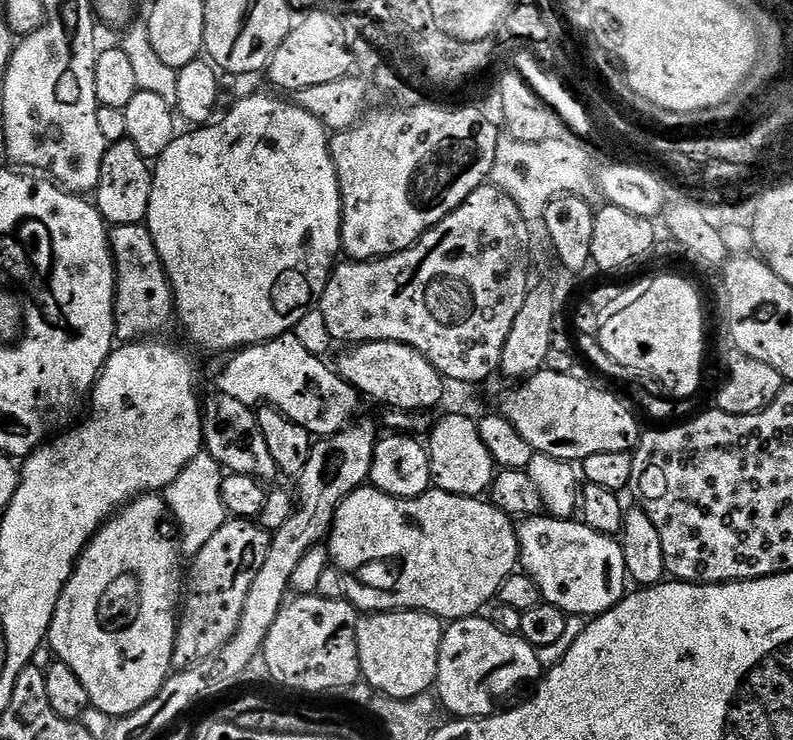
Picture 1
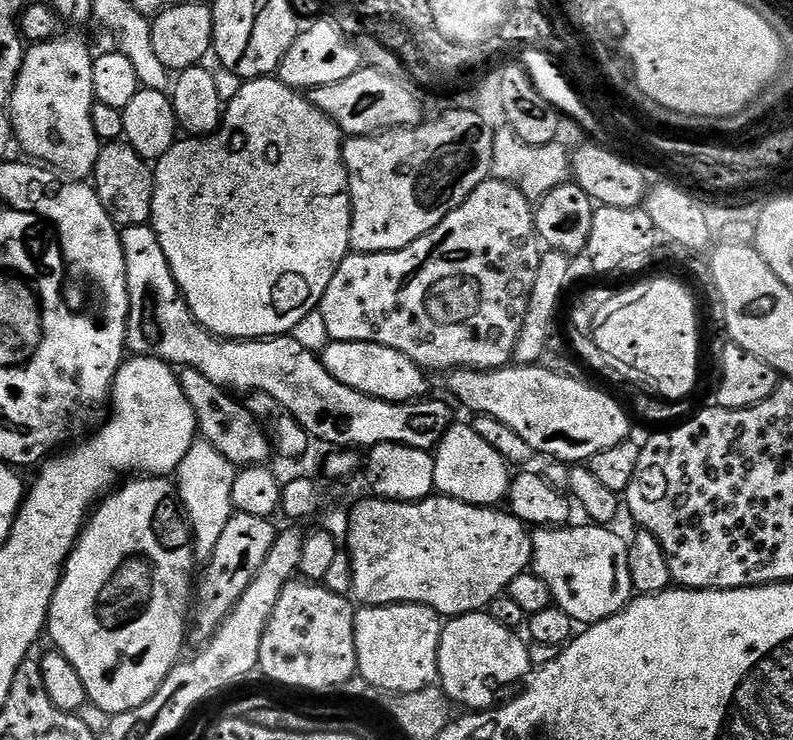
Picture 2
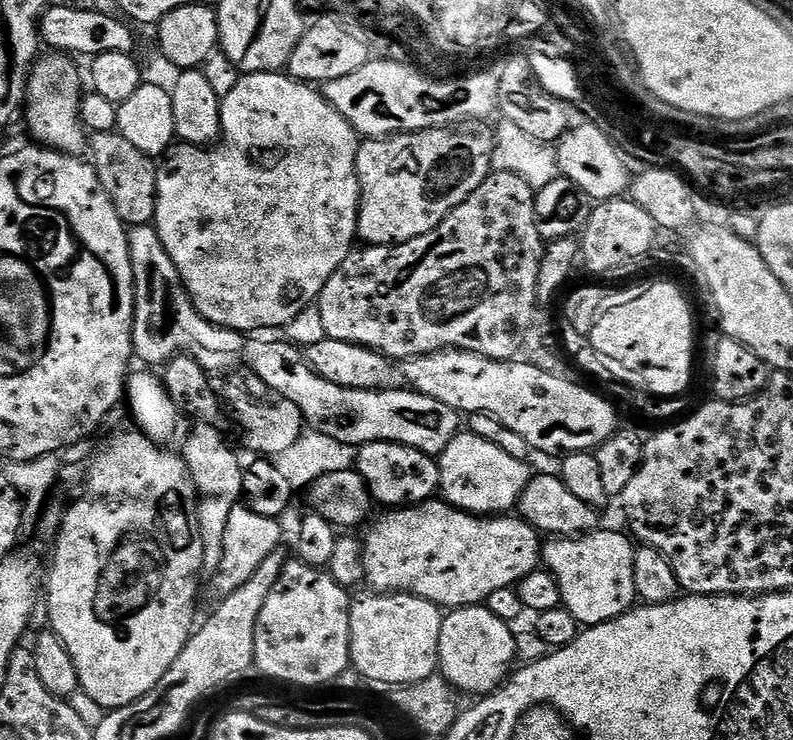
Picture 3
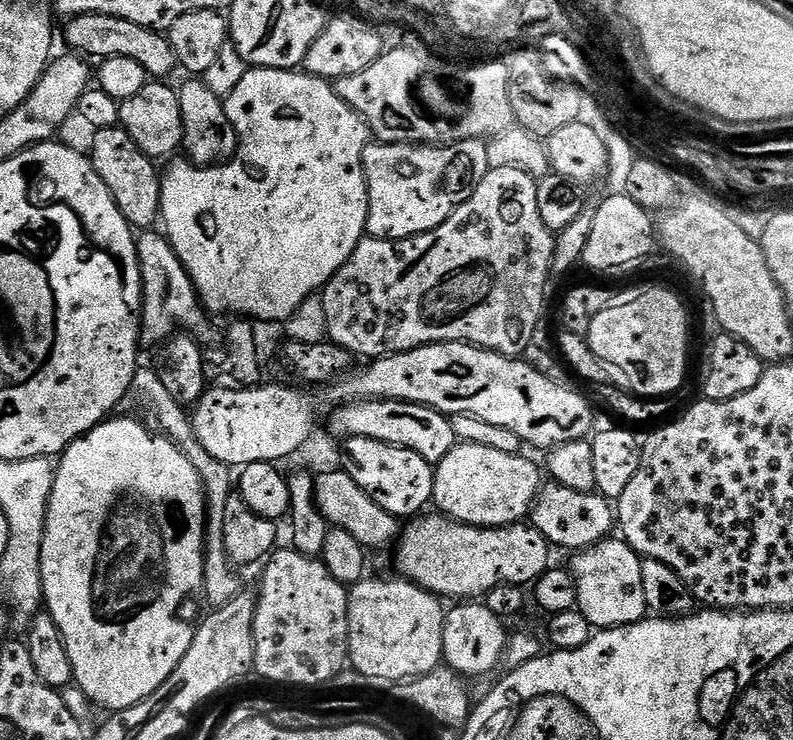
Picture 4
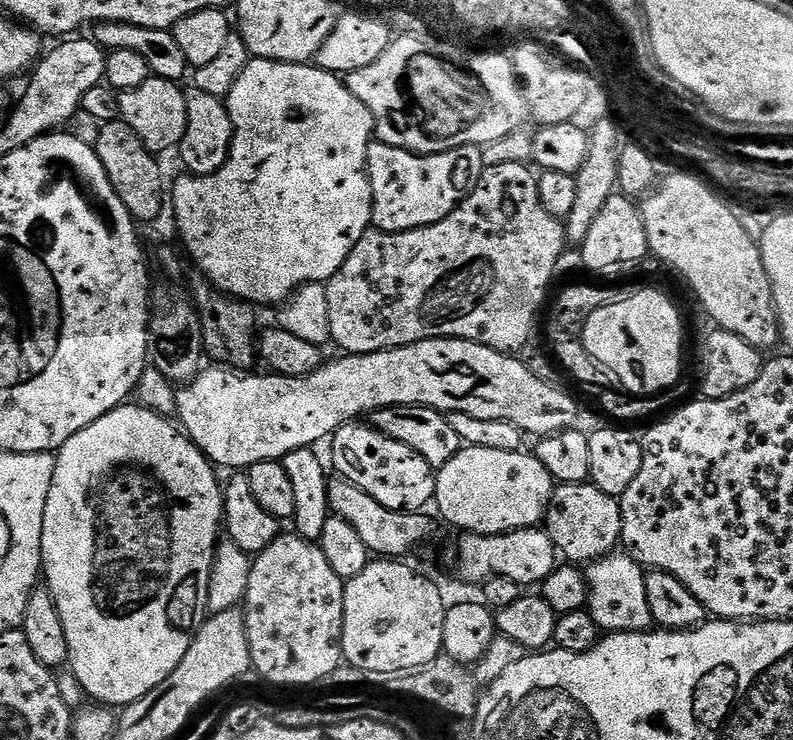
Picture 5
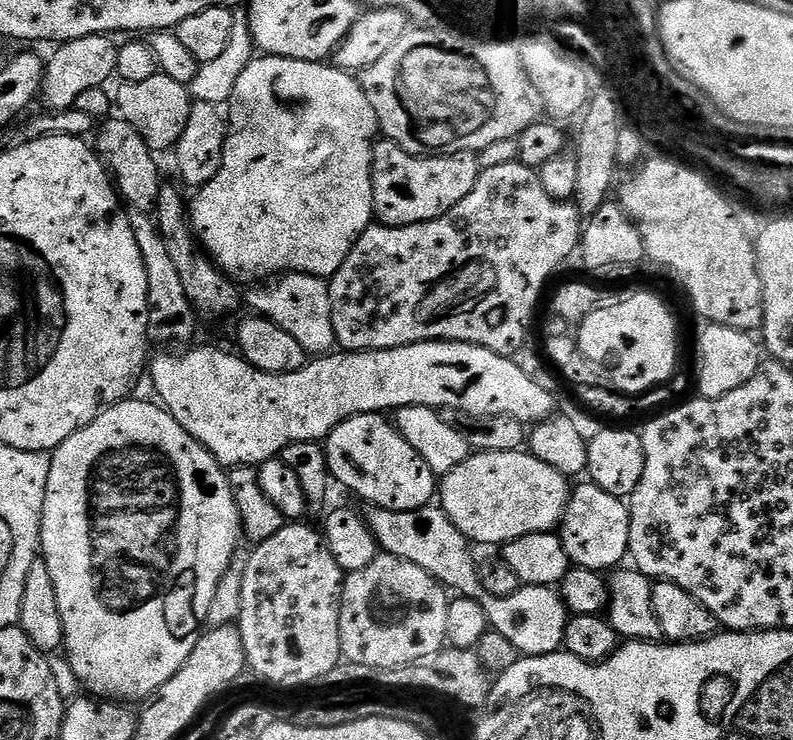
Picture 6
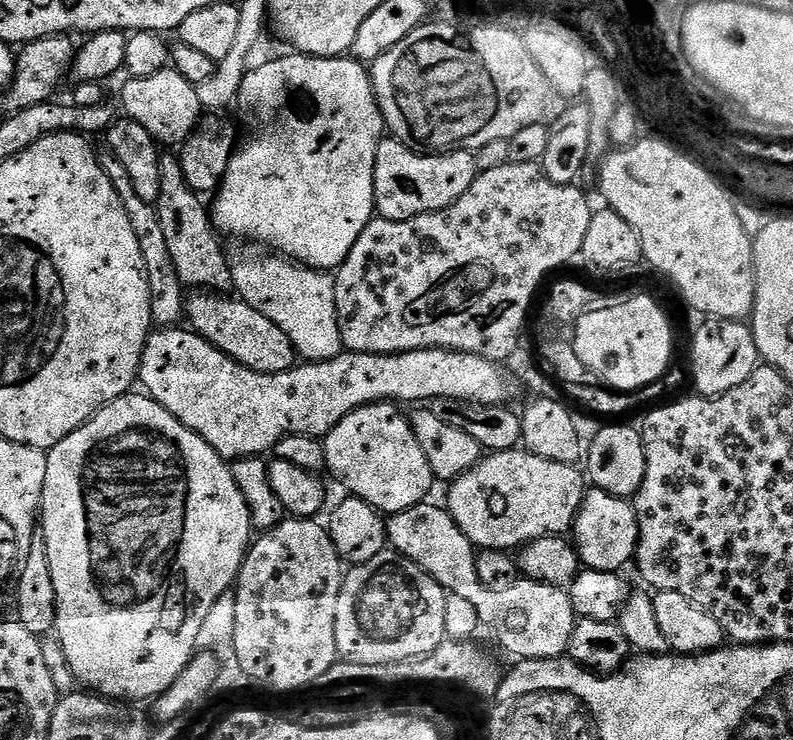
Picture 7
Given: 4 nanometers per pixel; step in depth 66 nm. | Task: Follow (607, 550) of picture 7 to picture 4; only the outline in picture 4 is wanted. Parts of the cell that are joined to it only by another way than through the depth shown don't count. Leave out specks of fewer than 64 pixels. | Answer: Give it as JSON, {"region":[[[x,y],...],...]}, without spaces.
{"region":[[[548,482],[541,487],[532,504],[530,524],[538,530],[538,534],[546,537],[549,545],[579,550],[599,540],[609,539],[611,532],[608,531],[614,528],[614,508],[596,492],[579,492],[570,490],[570,486]]]}

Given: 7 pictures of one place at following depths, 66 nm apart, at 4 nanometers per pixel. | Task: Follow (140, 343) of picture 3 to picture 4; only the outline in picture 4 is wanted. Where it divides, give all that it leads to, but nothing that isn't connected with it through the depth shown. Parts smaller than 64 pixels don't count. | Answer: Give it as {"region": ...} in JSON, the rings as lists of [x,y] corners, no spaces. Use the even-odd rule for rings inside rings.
{"region":[[[144,230],[136,241],[136,253],[140,259],[140,273],[144,287],[144,304],[140,308],[141,345],[159,346],[181,330],[201,342],[212,340],[216,332],[212,329],[209,313],[196,295],[190,274],[182,266],[178,254],[172,249],[167,235],[160,230]],[[353,400],[341,403],[331,411],[332,417],[326,428],[333,437],[365,436],[378,442],[402,446],[422,454],[422,458],[426,458],[426,462],[433,466],[440,464],[442,458],[446,458],[446,454],[450,454],[450,450],[458,443],[451,419],[443,412],[421,404],[401,400]]]}

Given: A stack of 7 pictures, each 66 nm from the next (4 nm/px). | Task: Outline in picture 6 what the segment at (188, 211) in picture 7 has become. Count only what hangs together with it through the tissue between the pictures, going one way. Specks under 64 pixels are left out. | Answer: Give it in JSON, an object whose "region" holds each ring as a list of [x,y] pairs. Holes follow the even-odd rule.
{"region":[[[168,184],[161,185],[159,200],[155,206],[156,223],[161,234],[166,251],[177,269],[186,298],[201,318],[218,320],[242,308],[242,298],[238,292],[239,287],[215,263],[199,245],[191,225],[187,221],[188,208],[179,190]],[[238,289],[238,290],[237,290]],[[240,296],[240,298],[239,298]]]}

